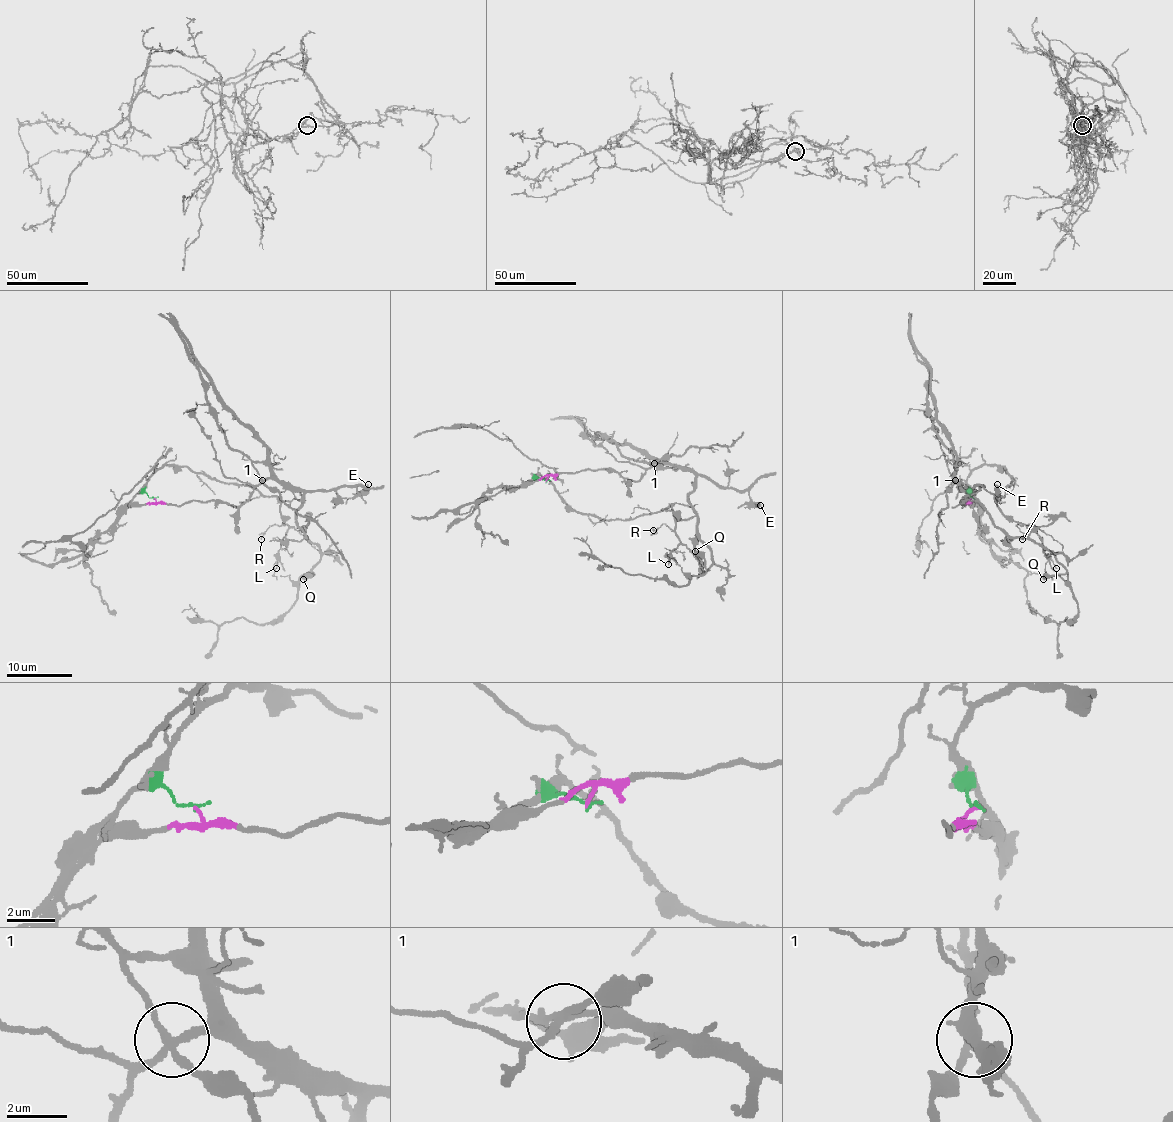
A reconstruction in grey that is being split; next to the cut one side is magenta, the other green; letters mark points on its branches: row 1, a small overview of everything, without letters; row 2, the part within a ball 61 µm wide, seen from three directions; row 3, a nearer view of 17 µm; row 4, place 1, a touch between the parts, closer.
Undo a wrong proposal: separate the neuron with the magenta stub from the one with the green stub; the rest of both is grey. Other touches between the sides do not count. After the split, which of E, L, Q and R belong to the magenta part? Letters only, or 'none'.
E, Q

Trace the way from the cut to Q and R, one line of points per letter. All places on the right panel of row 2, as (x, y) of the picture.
Q: (972, 497), (964, 505), (972, 502), (954, 479), (994, 523), (1028, 536), (1066, 572), (1043, 579)
R: (972, 497), (968, 476), (977, 466), (1002, 466), (1012, 482), (997, 507), (1020, 522), (1015, 525), (1022, 540)

